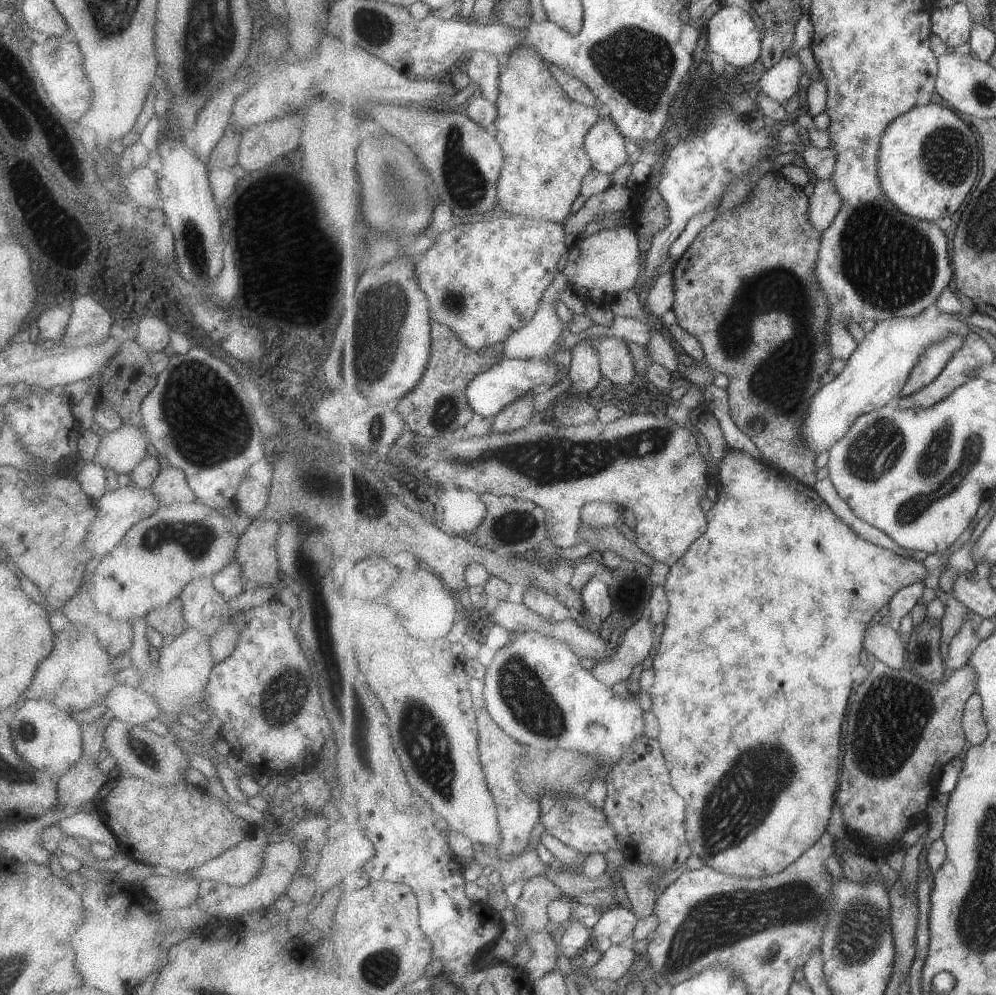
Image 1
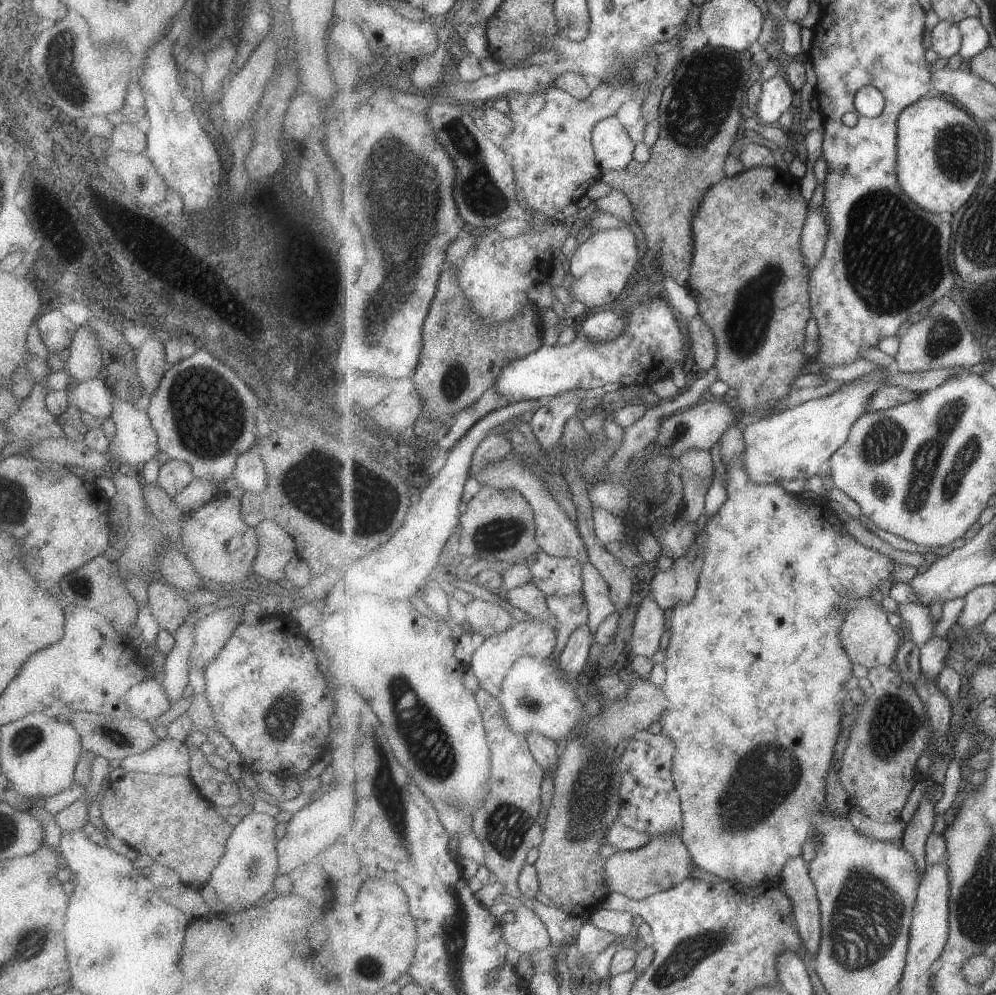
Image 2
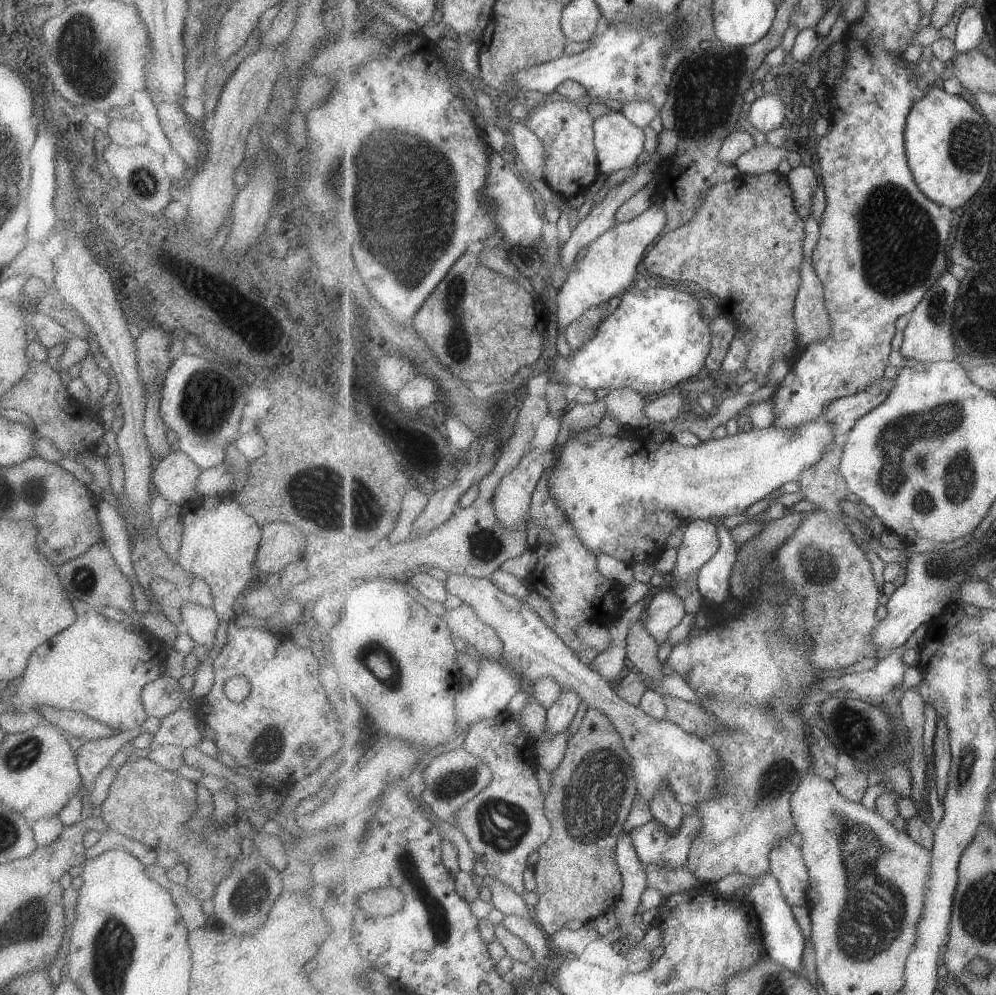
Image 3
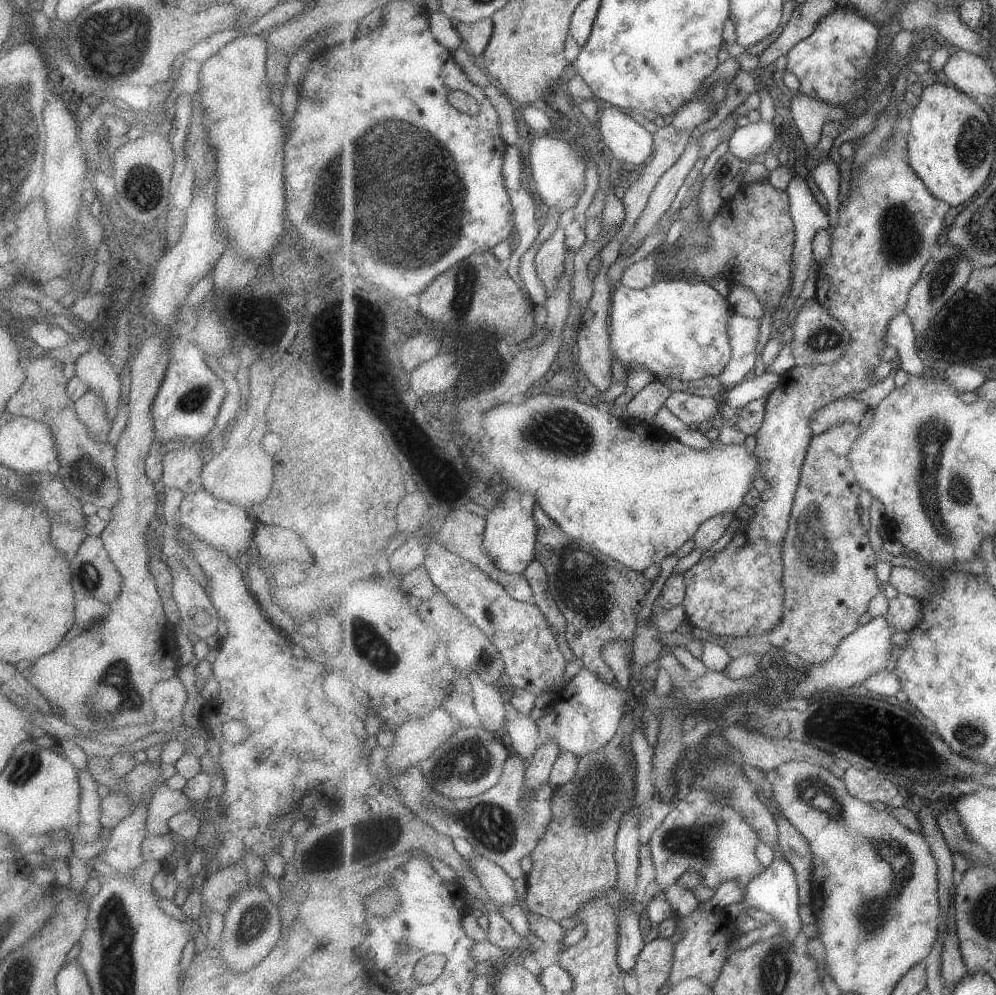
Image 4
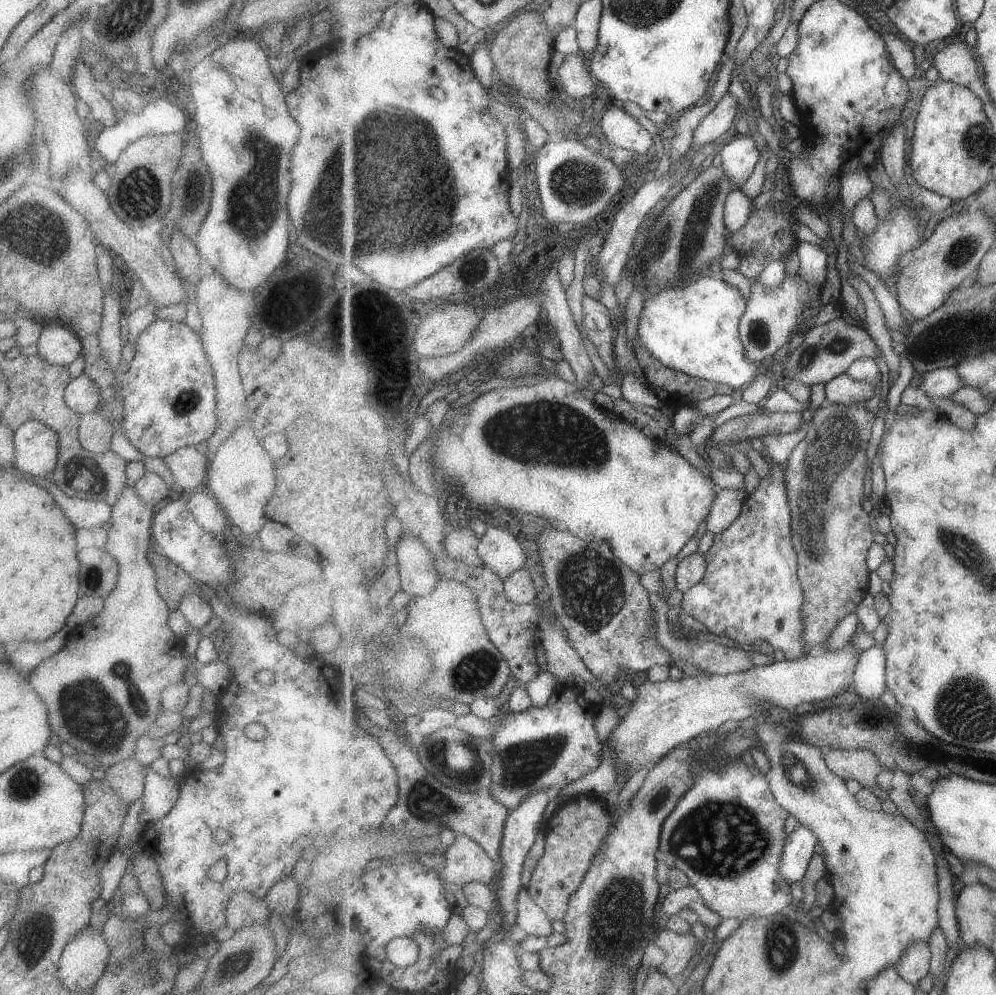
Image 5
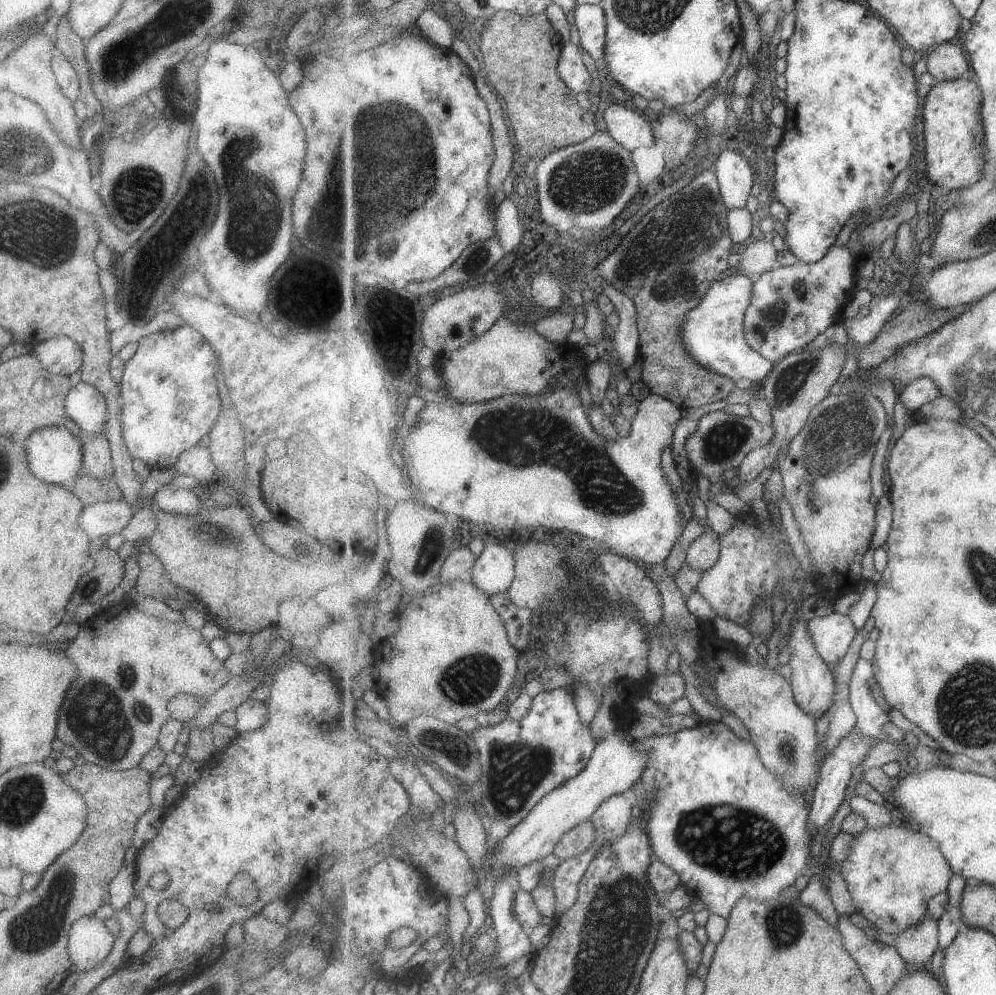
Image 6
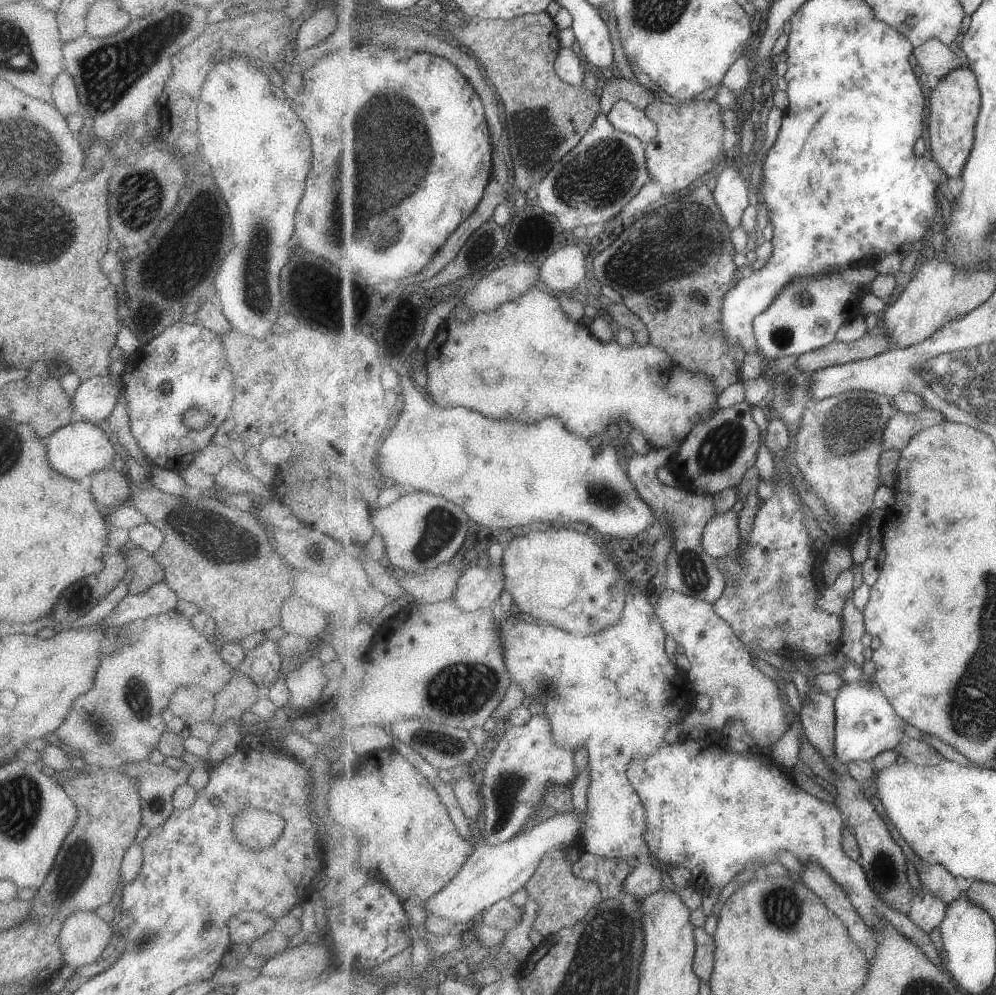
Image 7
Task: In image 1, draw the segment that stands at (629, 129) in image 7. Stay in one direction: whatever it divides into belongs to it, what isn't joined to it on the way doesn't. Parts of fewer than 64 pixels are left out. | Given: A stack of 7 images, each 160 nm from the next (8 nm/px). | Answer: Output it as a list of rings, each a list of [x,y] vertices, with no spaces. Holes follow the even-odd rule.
[[[608,115],[587,133],[585,144],[593,168],[609,176],[629,160],[623,133]]]

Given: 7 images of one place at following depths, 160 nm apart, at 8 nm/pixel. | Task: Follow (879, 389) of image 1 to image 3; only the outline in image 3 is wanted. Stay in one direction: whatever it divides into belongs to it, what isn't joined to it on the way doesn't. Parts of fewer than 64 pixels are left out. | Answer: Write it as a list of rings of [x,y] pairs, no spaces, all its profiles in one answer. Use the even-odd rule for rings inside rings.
[[[823,414],[814,421],[802,425],[797,429],[782,429],[776,427],[774,424],[768,428],[760,429],[753,427],[751,431],[743,433],[736,433],[735,435],[727,435],[722,439],[713,439],[699,443],[696,447],[683,446],[675,438],[665,439],[663,442],[655,442],[651,438],[643,438],[638,442],[634,439],[628,439],[623,435],[616,434],[613,436],[604,436],[599,434],[599,428],[597,425],[588,429],[579,431],[567,431],[566,434],[570,436],[568,441],[561,442],[561,452],[557,455],[557,464],[552,470],[549,477],[549,484],[553,500],[563,509],[563,512],[567,515],[567,518],[571,521],[575,532],[581,537],[581,540],[585,543],[585,546],[592,550],[596,555],[608,554],[617,560],[623,561],[627,566],[632,567],[639,562],[652,562],[659,556],[667,544],[667,538],[680,529],[684,531],[689,524],[699,519],[718,520],[725,516],[735,516],[735,514],[743,514],[751,504],[755,504],[757,500],[769,496],[771,492],[783,486],[785,482],[791,482],[791,480],[797,480],[803,471],[807,470],[812,464],[815,464],[822,456],[826,454],[827,447],[835,442],[838,438],[834,433],[834,425],[828,421]]]

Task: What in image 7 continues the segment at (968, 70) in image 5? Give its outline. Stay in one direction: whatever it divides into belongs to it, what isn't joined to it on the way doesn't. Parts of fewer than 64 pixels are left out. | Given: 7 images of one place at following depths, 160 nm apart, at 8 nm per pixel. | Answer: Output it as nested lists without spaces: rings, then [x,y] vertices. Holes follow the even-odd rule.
[[[929,39],[914,50],[917,63],[923,72],[938,79],[945,78],[952,70],[961,67],[961,60],[941,39]]]

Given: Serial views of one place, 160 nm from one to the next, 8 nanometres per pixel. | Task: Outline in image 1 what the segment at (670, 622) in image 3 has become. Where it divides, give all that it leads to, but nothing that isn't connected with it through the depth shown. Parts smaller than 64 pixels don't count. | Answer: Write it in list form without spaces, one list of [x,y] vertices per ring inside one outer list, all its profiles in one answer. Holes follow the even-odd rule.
[[[647,614],[626,632],[619,650],[613,651],[609,658],[592,669],[594,677],[608,687],[625,681],[631,676],[633,668],[643,662],[657,645],[655,625]]]

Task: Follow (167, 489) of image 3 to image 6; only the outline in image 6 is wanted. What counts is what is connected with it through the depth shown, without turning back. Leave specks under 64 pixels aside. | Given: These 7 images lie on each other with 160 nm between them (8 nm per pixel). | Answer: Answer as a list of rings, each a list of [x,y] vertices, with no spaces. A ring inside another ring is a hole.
[[[193,445],[185,452],[182,452],[173,466],[181,475],[192,476],[200,484],[212,485],[216,468],[212,463],[212,456],[208,447],[203,445]]]

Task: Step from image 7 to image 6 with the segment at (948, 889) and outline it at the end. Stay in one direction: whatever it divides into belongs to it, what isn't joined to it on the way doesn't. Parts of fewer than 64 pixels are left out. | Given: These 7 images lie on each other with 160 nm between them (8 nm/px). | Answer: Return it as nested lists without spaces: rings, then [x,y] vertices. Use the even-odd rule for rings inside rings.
[[[893,822],[878,829],[867,826],[859,834],[853,834],[851,849],[842,862],[843,878],[847,882],[856,912],[864,916],[875,928],[889,934],[901,934],[922,923],[929,913],[930,900],[947,890],[953,873],[954,868],[940,846],[927,835],[913,831],[906,822]]]

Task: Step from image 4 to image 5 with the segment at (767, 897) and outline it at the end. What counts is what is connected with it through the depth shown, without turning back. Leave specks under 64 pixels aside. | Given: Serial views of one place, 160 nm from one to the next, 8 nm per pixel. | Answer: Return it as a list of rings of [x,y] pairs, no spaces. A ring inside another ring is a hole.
[[[798,825],[787,837],[788,843],[780,862],[780,875],[790,883],[803,880],[809,862],[815,854],[815,846],[821,844],[817,833],[807,825]]]

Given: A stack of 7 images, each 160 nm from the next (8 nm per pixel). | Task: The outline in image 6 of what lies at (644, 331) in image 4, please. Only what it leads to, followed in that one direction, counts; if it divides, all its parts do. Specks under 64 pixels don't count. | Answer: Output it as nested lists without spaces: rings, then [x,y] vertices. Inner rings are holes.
[[[730,272],[727,275],[720,277],[717,282],[710,286],[706,292],[702,303],[686,312],[684,322],[680,327],[680,333],[684,338],[686,349],[695,357],[703,366],[706,366],[713,372],[728,376],[734,381],[749,380],[754,385],[758,380],[763,382],[770,370],[776,365],[768,358],[765,358],[761,353],[758,353],[751,345],[748,344],[745,332],[745,317],[747,309],[751,306],[754,297],[754,286],[757,278],[749,275],[737,274]]]

